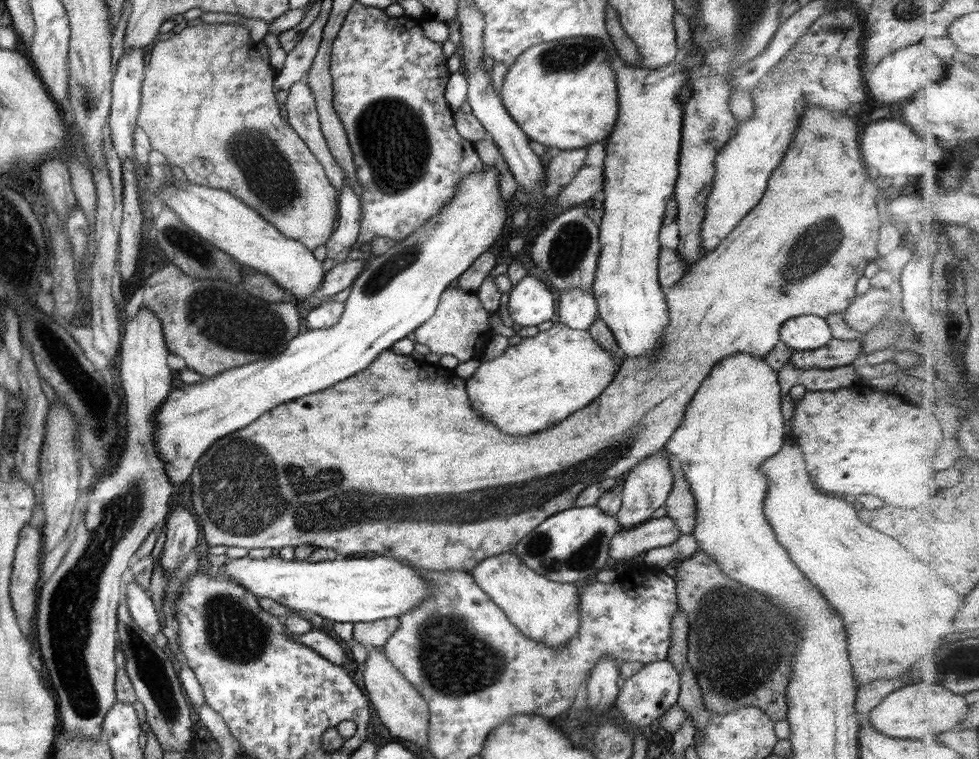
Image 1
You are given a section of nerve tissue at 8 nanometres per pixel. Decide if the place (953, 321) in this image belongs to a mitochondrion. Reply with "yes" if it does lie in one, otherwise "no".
yes

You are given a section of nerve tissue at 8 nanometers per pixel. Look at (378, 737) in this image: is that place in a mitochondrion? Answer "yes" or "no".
no

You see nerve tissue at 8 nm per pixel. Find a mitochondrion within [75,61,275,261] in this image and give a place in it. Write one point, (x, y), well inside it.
(87, 95)

